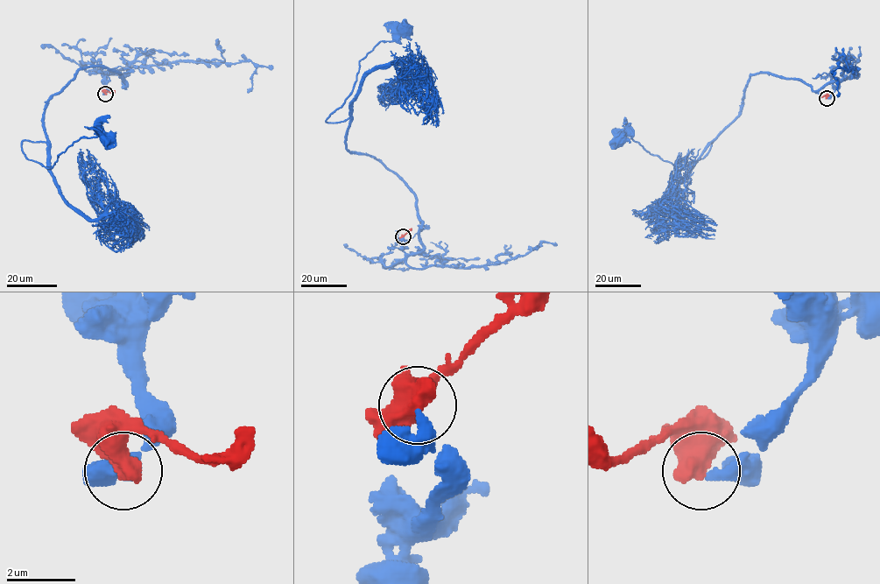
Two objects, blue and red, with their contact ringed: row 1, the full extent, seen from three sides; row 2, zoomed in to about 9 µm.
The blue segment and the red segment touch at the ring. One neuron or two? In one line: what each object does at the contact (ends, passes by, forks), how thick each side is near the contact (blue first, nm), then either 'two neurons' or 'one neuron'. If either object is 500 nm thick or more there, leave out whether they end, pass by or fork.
calibres 320 and 750 nm; one neuron

